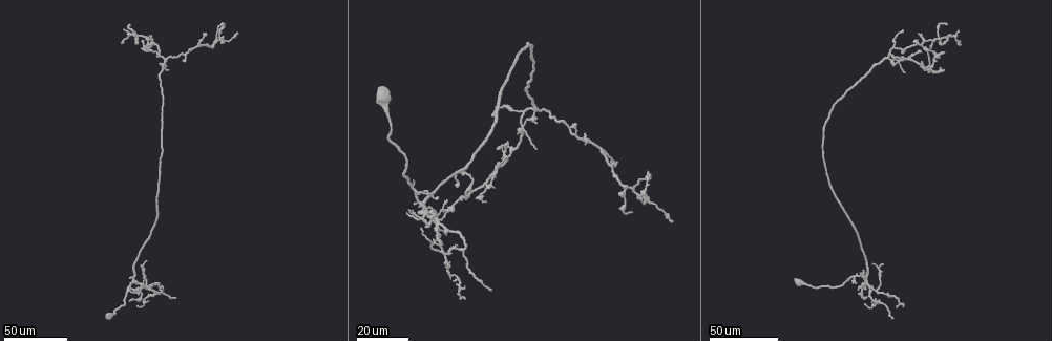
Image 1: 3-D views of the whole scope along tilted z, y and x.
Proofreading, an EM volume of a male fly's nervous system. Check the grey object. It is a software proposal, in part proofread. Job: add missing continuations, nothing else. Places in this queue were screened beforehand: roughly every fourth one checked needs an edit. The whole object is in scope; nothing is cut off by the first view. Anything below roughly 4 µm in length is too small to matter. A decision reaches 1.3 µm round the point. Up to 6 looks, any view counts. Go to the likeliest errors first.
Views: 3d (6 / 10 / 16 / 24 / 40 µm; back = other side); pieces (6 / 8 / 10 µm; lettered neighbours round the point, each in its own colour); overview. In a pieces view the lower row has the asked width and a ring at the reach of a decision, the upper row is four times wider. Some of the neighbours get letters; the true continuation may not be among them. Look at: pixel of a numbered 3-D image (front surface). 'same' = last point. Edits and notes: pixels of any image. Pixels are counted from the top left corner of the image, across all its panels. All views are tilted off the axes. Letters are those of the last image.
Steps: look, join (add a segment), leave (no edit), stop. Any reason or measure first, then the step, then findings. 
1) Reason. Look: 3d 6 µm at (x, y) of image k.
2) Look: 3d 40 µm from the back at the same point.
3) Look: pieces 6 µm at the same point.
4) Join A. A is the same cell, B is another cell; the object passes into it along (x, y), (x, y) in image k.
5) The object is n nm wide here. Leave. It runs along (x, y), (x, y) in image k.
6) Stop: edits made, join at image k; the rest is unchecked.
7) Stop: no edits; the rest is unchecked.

Free end. Look: 3d 40 µm at (425, 226) of image 1.

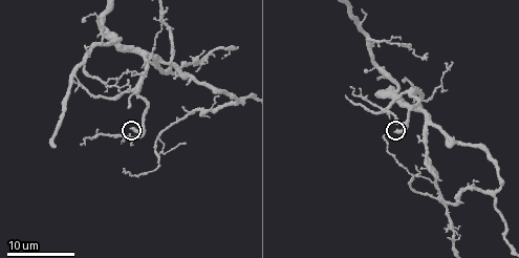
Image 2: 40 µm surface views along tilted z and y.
Look: pieces 8 µm at (394, 131) of image 2.

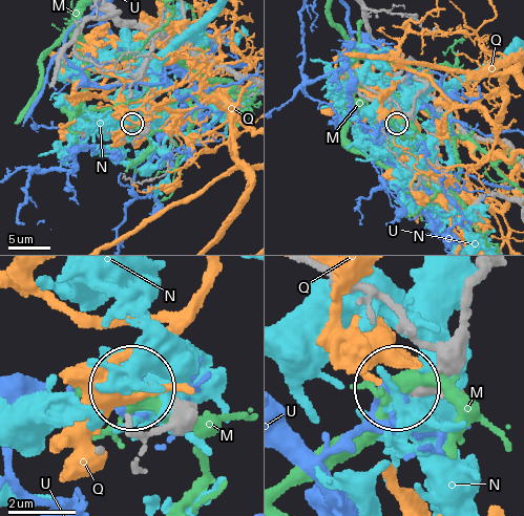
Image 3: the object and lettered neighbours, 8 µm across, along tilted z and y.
Leave. M, N, Q and U are other cells; no lettered segment goes on from it.

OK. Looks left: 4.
Look: 3d 24 µm at (455, 185) of image 1.

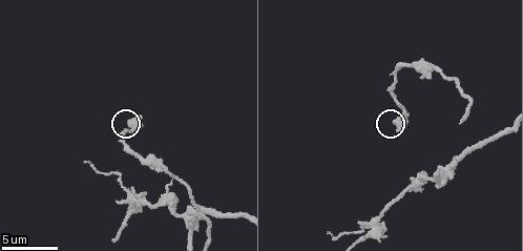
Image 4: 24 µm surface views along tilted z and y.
Look: 3d 6 µm at (397, 130) of image 4.

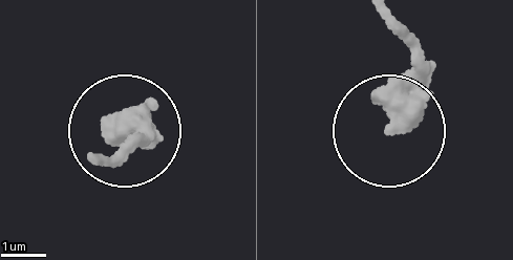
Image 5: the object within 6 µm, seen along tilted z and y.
Look: pieces 10 µm at (396, 125) of image 5.

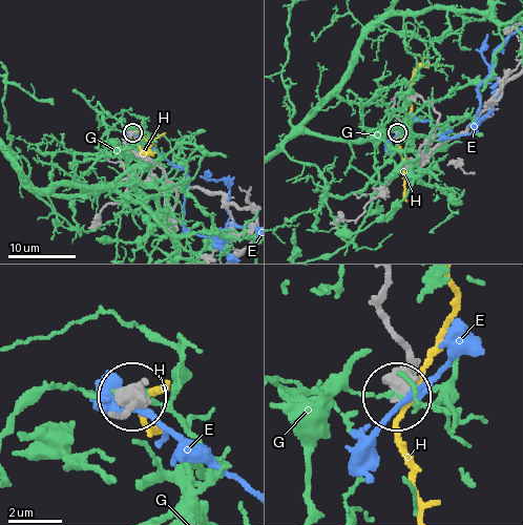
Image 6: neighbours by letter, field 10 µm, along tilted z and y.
Leave. E, G and H are other cells; it runs along (388, 284), (381, 315), (408, 361), (396, 392) in image 6; no lettered segment goes on from it.

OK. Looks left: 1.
Stop: no edits; the rest is unchecked.

